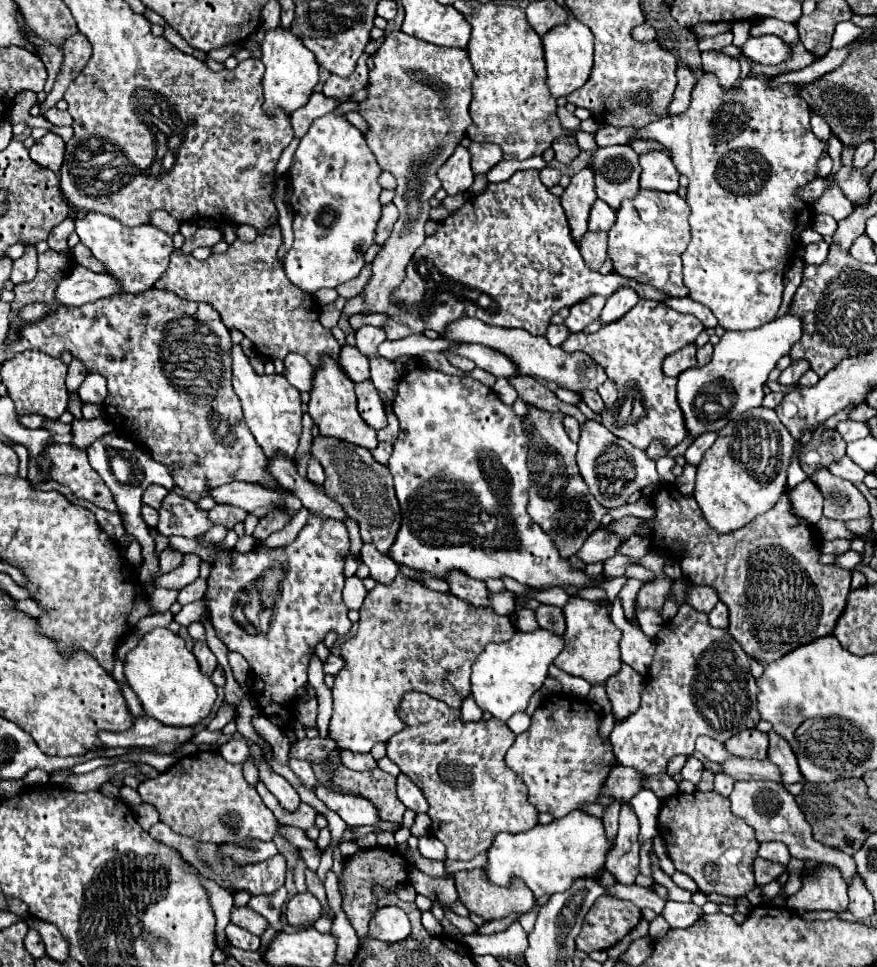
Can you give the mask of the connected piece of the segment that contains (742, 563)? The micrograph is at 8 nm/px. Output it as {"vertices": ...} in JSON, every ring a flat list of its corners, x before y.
{"vertices":[[661,484,651,502,655,506,651,520,623,516,605,524,605,528,627,540,639,526,647,526,655,550,671,552,675,544,681,546,683,550,673,556,679,560,683,576,691,584,705,584,717,590,719,600,729,608,729,634,749,656,765,664,791,652,795,646,833,634,847,606,851,572,819,562,819,540,811,526,793,514,789,490,783,492,771,512,757,516,751,524,731,534,711,530,695,498,681,494,675,484]]}

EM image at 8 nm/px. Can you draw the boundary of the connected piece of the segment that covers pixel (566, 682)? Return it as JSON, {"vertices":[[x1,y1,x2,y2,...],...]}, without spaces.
{"vertices":[[551,664,548,676,556,678,562,685,562,691,565,694,571,694,581,700,586,700,591,690,591,685,580,677,571,676,562,670,559,670,554,664]]}

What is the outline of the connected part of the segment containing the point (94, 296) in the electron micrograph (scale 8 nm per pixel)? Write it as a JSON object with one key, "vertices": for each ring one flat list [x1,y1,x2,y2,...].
{"vertices":[[77,266,73,272,69,272,63,282,59,284,55,296,57,304,67,306,81,306,87,302,97,302,101,298,109,298,121,294,121,282,115,276,95,274,83,266]]}

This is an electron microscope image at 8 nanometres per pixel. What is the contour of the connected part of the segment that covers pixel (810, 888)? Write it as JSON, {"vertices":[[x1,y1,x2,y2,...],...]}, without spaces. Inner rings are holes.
{"vertices":[[817,864,817,868,803,878,801,890,787,898,787,906,797,914,811,910,845,912,847,904,847,882,839,868,833,868,831,864]]}

